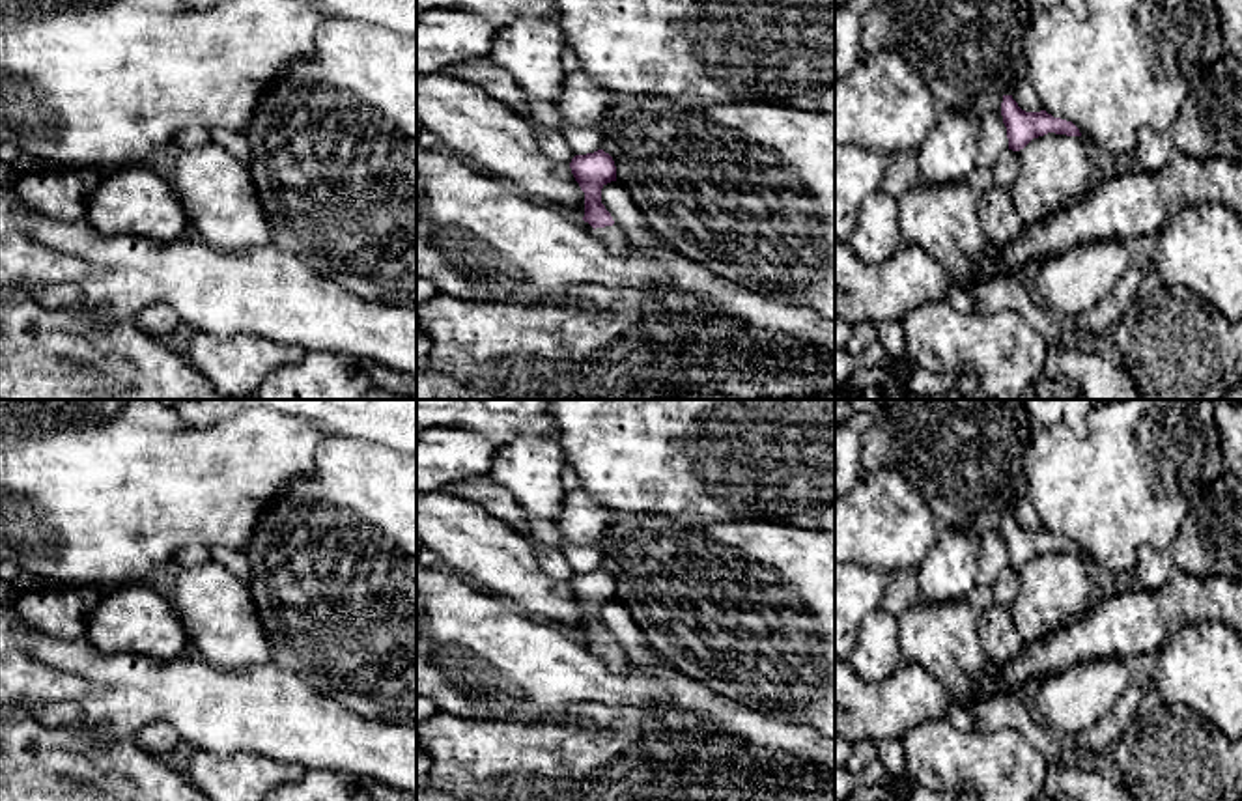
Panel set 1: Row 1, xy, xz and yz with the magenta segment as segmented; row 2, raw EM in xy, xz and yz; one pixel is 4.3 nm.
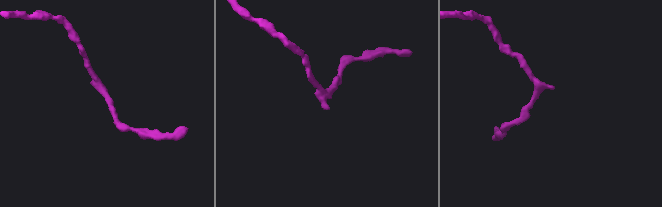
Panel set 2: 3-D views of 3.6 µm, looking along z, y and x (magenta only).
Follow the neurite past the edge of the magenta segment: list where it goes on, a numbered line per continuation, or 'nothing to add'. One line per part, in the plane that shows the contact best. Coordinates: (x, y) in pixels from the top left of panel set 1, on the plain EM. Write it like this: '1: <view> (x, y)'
1: xz (613, 654)

